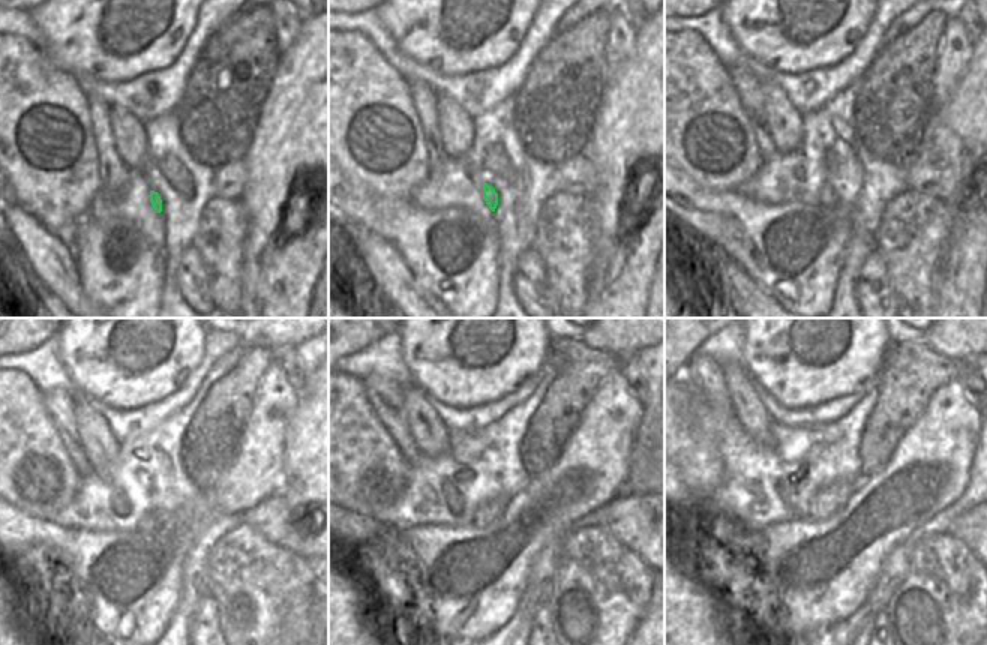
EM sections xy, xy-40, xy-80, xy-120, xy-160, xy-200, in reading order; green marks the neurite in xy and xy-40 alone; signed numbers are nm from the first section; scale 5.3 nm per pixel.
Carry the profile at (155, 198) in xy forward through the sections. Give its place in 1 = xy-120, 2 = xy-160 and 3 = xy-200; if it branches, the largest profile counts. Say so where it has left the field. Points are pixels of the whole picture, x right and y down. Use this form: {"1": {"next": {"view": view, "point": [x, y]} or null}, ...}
{"1": {"next": {"view": "xy-120", "point": [155, 518]}}, "2": {"next": {"view": "xy-160", "point": [491, 510]}}, "3": {"next": {"view": "xy-200", "point": [830, 500]}}}

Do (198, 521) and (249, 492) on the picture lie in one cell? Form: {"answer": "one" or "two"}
{"answer": "one"}

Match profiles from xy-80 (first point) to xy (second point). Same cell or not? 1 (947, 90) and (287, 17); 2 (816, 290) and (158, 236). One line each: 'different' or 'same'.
1: same
2: different

